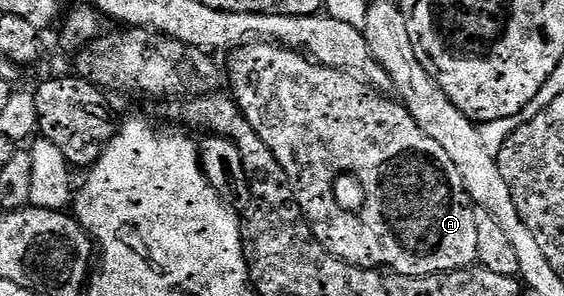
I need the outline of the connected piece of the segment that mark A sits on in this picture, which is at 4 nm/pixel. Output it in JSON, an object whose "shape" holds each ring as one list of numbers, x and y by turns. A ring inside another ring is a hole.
{"shape":[[258,39,246,44,240,45,238,48,230,50,229,56,231,57,227,61,225,61,225,73,231,76,231,89,230,92,233,94,236,101,239,103,239,110,242,111,244,119,250,123,253,127,253,131,257,131,257,135,263,142,265,143,265,147,269,147,273,151,273,155,277,159,279,163,281,163,281,167,287,173,288,177,291,178,294,187,295,187,295,198,299,201,299,206,301,207,301,211,307,217,307,222,311,225,311,230,313,231,313,235,317,238,318,241,326,247,330,253,335,257,341,258,342,261,348,261,351,265,356,265,357,267,361,267,362,269,382,269,382,270,390,270,393,273,400,273,401,275,409,275,410,277,424,277,425,275,433,275,434,273,448,273,449,271,457,271,458,269,469,269,472,268,478,262,479,259,479,251,477,249,477,219,475,218,475,214,477,212,476,206,473,204,471,197,465,191,465,182,463,182,463,176,461,175,461,171,457,171,457,163,453,163,453,159,449,159,449,154,445,152,445,147,441,147,441,143,436,143,435,140,429,139,429,135,425,135,425,131,421,131,421,127,418,123,413,119,413,115,410,111,407,110,405,104,400,103,398,100,390,101,387,97,382,97,381,94,378,93,375,89,370,89,369,86,366,85,365,82,362,81,362,76,356,75,351,71,344,71,341,69,331,69,327,65,321,65,316,63,312,58,308,57,306,53,298,50,298,49,288,49,282,45,278,45,276,43,272,43,269,41,260,41],[342,173,352,173,353,176,356,177,357,180,363,184,363,210,360,213,350,213,347,209,342,209,339,206,339,201,335,198,335,180,338,179]]}

